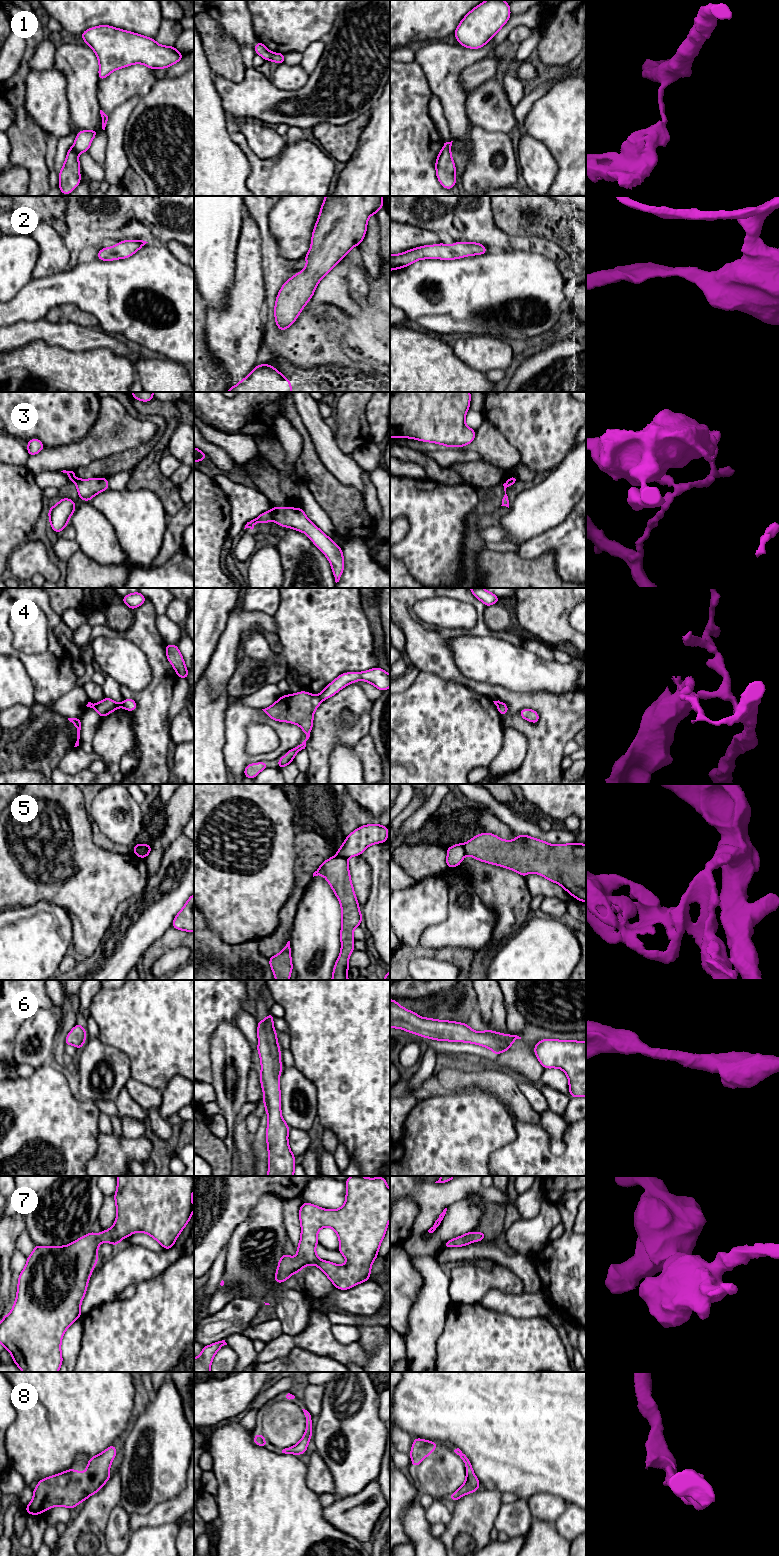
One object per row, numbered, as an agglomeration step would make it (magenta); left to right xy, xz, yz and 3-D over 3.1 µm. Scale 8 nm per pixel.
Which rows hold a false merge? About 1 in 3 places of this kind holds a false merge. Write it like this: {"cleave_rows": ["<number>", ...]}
{"cleave_rows": ["1", "3", "4", "5"]}

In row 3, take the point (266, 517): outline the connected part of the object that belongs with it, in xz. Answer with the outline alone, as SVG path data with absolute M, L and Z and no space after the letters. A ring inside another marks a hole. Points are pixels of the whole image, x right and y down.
M266 511L262 514L260 514L257 518L250 520L249 522L247 522L247 524L245 525L245 528L250 528L253 530L254 525L257 522L261 522L261 523L269 523L271 520L273 520L273 515L272 515L272 511Z

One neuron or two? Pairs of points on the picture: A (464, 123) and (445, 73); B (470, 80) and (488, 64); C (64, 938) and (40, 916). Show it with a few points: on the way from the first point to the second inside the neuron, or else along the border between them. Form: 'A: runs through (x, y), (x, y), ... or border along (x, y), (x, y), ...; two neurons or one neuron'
A: runs through (454, 111), (452, 96), (446, 85); one neuron
B: runs through (474, 76), (484, 68); one neuron
C: runs through (58, 934), (46, 922); one neuron

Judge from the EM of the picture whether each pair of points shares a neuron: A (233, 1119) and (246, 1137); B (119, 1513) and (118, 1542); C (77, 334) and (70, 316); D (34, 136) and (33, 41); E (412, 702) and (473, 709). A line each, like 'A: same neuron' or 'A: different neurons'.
A: same neuron
B: same neuron
C: different neurons
D: same neuron
E: same neuron

